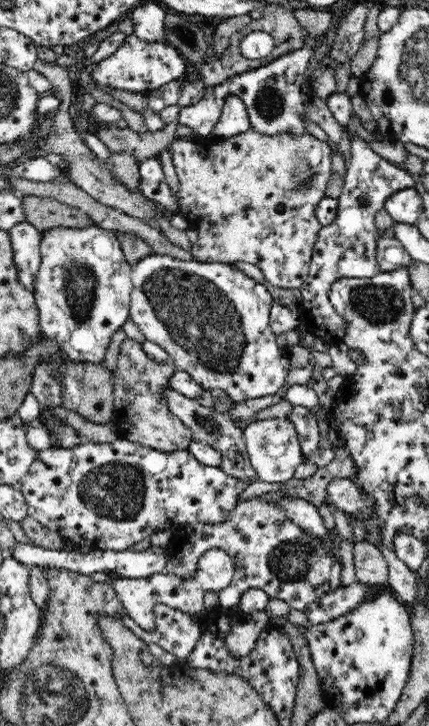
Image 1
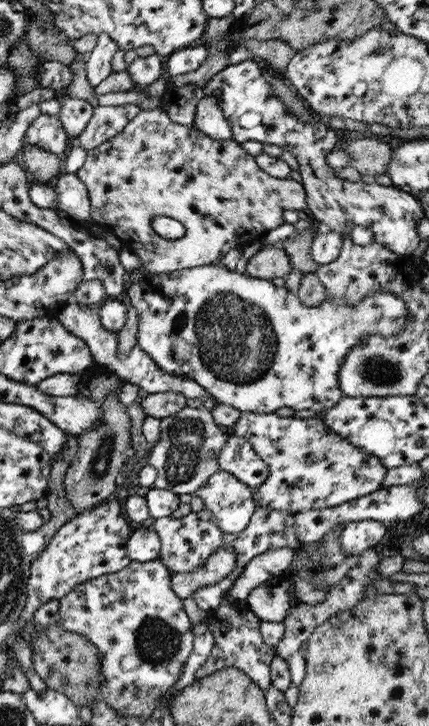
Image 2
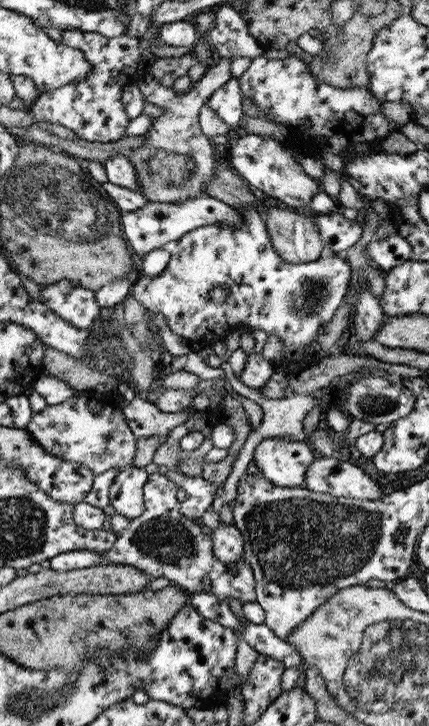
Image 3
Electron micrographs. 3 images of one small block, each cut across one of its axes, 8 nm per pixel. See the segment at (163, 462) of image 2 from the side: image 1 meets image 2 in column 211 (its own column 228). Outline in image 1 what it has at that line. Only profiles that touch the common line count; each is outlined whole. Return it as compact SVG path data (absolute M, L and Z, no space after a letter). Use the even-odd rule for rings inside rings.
M169 386L163 389L162 401L166 403L168 411L176 415L192 431L193 440L208 443L220 451L220 454L222 454L221 470L225 474L230 474L241 480L247 480L247 482L251 482L250 484L258 481L254 468L251 466L247 448L245 447L242 425L230 420L228 412L218 414L213 412L212 409L198 405L193 399L179 394Z

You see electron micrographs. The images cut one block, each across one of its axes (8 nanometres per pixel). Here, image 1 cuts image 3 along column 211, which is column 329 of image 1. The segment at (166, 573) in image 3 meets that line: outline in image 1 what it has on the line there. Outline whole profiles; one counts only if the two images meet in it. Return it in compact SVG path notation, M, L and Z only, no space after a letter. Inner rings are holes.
M262 495L240 500L236 508L230 512L230 518L224 524L186 524L180 529L179 534L173 540L166 552L166 572L176 574L184 580L192 580L198 572L198 559L208 548L223 548L230 554L235 563L235 573L232 582L215 593L219 596L220 606L230 609L235 613L240 613L238 606L241 592L249 588L259 588L269 596L270 599L282 599L286 601L296 611L306 612L312 602L316 602L325 594L332 594L334 590L340 588L341 564L337 562L331 554L331 543L327 543L327 548L323 542L306 534L298 525L294 524L290 517L286 515L286 509L278 503L278 500L265 500Z

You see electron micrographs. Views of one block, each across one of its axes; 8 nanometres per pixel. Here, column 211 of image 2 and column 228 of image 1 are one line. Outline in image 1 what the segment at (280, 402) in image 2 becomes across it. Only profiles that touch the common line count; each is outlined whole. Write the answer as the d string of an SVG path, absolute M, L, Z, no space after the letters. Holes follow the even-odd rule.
M146 256L133 265L131 272L132 282L134 288L131 292L131 302L129 316L138 325L140 331L144 334L148 341L156 343L168 353L168 359L173 362L179 370L186 372L192 380L202 389L202 391L210 392L212 390L222 390L229 399L236 403L248 401L251 399L258 399L261 397L272 396L280 394L282 388L288 382L288 375L293 369L290 363L290 358L287 353L287 348L282 349L276 342L277 334L274 333L272 326L270 326L270 307L271 294L267 288L248 277L245 273L221 262L202 262L196 260L182 260L174 258L165 258L161 256Z

